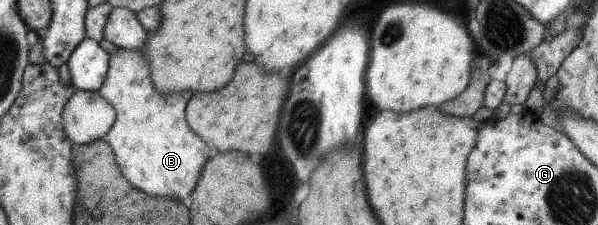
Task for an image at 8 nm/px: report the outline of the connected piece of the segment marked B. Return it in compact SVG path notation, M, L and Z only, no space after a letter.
M116 48L109 56L108 71L97 92L115 107L117 118L103 139L111 145L122 175L134 187L151 196L184 199L195 188L204 163L218 152L186 123L184 111L192 91L158 92L151 80L151 65L140 49Z

